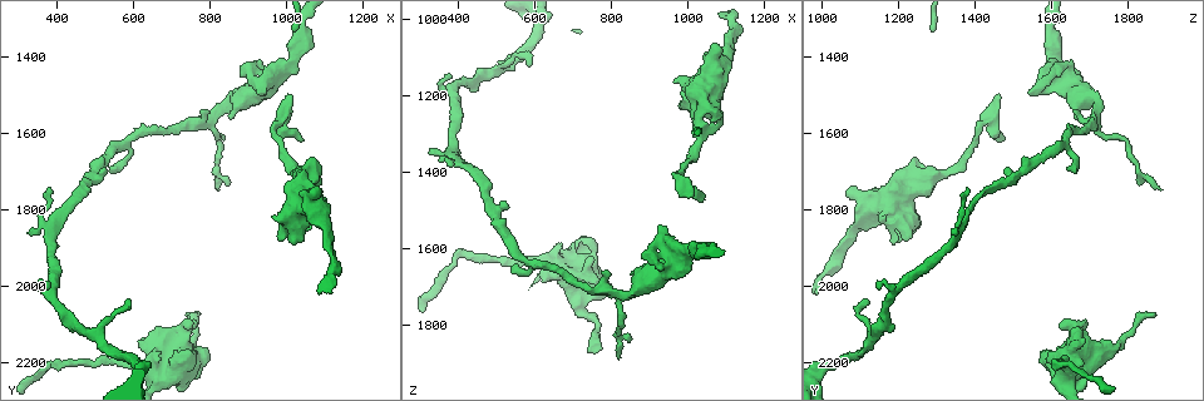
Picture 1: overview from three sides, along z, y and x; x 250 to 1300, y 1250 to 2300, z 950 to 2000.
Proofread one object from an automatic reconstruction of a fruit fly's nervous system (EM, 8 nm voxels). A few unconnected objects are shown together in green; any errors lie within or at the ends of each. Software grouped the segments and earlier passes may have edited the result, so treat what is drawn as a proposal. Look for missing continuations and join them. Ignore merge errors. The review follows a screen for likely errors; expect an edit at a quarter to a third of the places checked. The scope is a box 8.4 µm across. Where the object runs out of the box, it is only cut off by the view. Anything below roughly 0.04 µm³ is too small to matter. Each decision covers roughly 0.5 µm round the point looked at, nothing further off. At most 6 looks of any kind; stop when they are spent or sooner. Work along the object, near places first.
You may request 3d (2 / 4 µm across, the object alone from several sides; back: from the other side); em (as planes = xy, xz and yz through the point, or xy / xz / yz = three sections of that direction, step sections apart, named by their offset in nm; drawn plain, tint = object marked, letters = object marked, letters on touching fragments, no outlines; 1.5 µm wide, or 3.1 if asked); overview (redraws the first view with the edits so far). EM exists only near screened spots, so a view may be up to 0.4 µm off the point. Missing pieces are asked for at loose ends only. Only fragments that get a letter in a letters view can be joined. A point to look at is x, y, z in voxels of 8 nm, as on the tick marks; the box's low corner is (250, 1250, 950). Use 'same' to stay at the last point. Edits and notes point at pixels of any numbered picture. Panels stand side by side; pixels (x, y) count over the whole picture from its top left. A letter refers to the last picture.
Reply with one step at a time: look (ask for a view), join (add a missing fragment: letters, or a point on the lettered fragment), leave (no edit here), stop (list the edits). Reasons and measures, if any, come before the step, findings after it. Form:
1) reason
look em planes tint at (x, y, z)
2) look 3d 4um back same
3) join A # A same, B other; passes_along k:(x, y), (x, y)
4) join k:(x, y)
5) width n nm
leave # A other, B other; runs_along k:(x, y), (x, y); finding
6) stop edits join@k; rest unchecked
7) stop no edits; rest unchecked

tapers out
look em xy step 8 tint at (735, 2070, 1865)

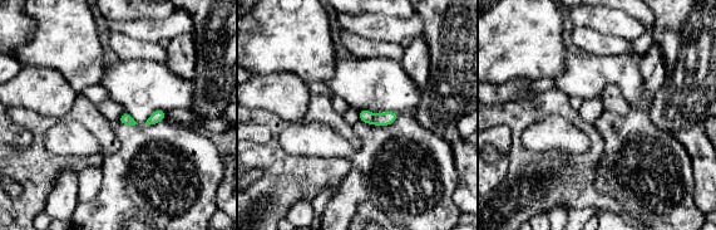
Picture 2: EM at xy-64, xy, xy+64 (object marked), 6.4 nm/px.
look em planes letters same

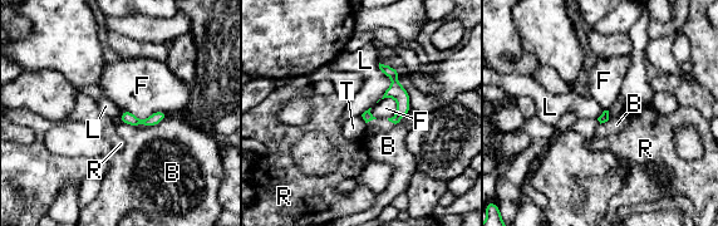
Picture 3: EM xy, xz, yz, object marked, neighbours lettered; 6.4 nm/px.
leave # B other, F other, L other, R other, T other; runs_along 3:(162, 114), (148, 122), (123, 119); no lettered fragment goes on from it

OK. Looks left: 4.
thin end
look 3d 4um at (815, 1745, 1895)

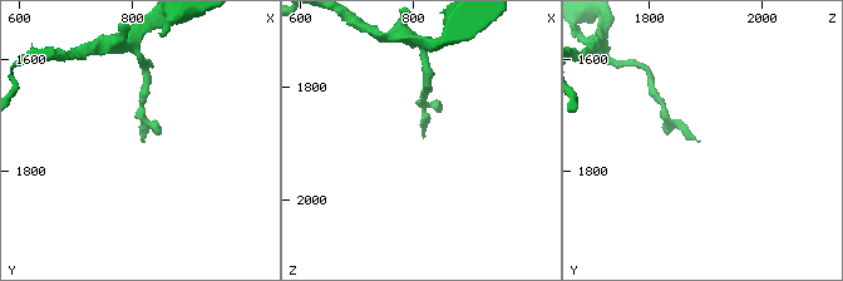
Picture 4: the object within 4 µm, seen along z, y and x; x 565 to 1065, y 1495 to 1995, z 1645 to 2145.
look em planes plain at (820, 1750, 1885)

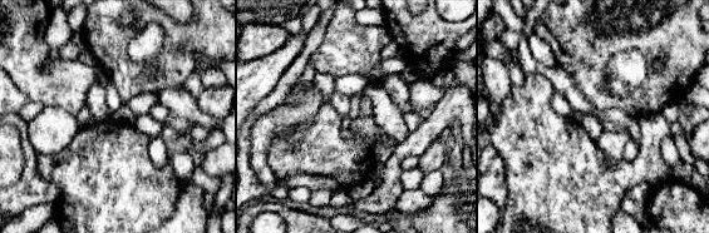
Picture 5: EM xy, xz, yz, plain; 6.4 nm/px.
what lies round it
look em planes letters same

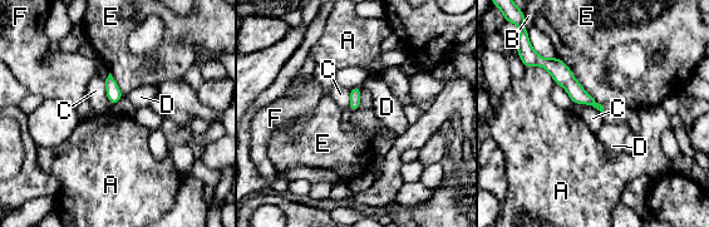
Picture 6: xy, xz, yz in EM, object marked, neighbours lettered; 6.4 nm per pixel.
leave # A other, B other, C other, D other, E other, F other; no lettered fragment goes on from it

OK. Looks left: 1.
stop no edits; rest unchecked

